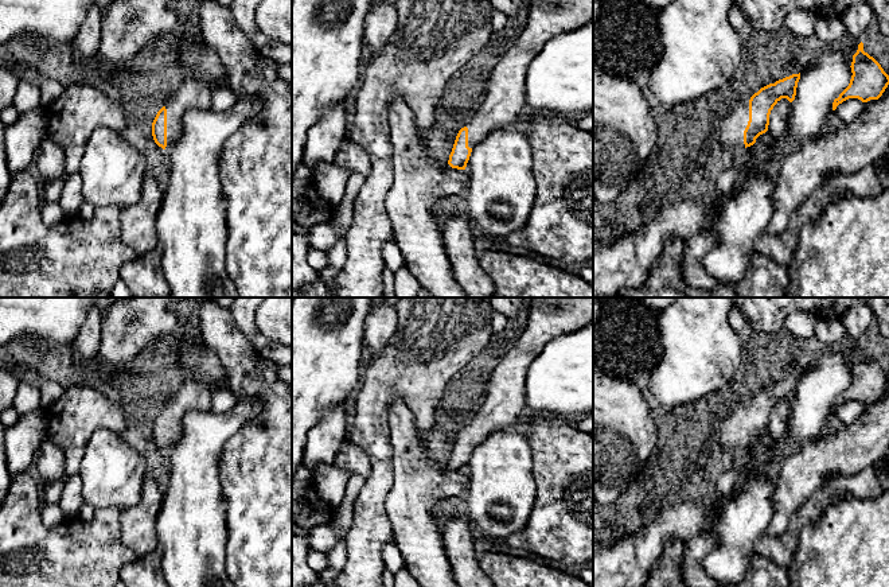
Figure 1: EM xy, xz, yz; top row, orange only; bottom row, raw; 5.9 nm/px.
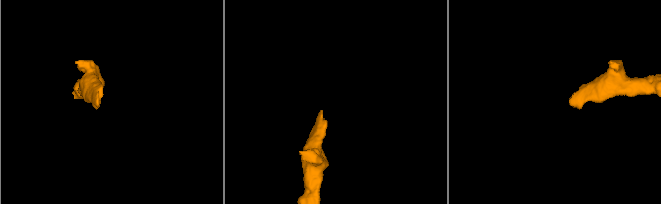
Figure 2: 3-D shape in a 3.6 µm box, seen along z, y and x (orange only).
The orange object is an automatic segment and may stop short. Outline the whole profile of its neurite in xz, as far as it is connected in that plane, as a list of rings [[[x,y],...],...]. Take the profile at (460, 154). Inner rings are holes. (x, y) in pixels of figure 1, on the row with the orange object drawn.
[[[526,0],[530,12],[516,40],[495,65],[492,77],[486,86],[486,96],[480,108],[469,123],[456,136],[448,164],[465,170],[472,148],[496,129],[508,128],[519,116],[527,113],[526,71],[529,63],[543,48],[545,43],[561,32],[580,28],[593,20],[593,0]]]

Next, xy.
[[[184,77],[152,123],[152,136],[159,147],[168,151],[178,141],[182,132],[182,117],[192,108],[202,110],[212,108],[211,86],[196,77]]]

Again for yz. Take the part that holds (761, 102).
[[[792,74],[761,88],[752,97],[737,101],[720,120],[720,141],[732,149],[744,149],[756,143],[756,139],[768,131],[769,114],[773,106],[787,98],[795,100],[799,74]]]

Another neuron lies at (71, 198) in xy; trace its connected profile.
[[[79,172],[70,174],[65,179],[65,186],[59,198],[59,205],[65,217],[74,217],[79,214],[83,201],[81,175]]]

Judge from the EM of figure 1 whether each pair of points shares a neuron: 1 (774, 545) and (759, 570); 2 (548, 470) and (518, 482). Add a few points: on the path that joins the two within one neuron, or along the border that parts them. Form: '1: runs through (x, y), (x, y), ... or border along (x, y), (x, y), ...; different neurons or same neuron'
1: border along (756, 555), (769, 558), (786, 571); different neurons
2: border along (529, 444), (533, 453), (535, 486), (533, 508); different neurons

